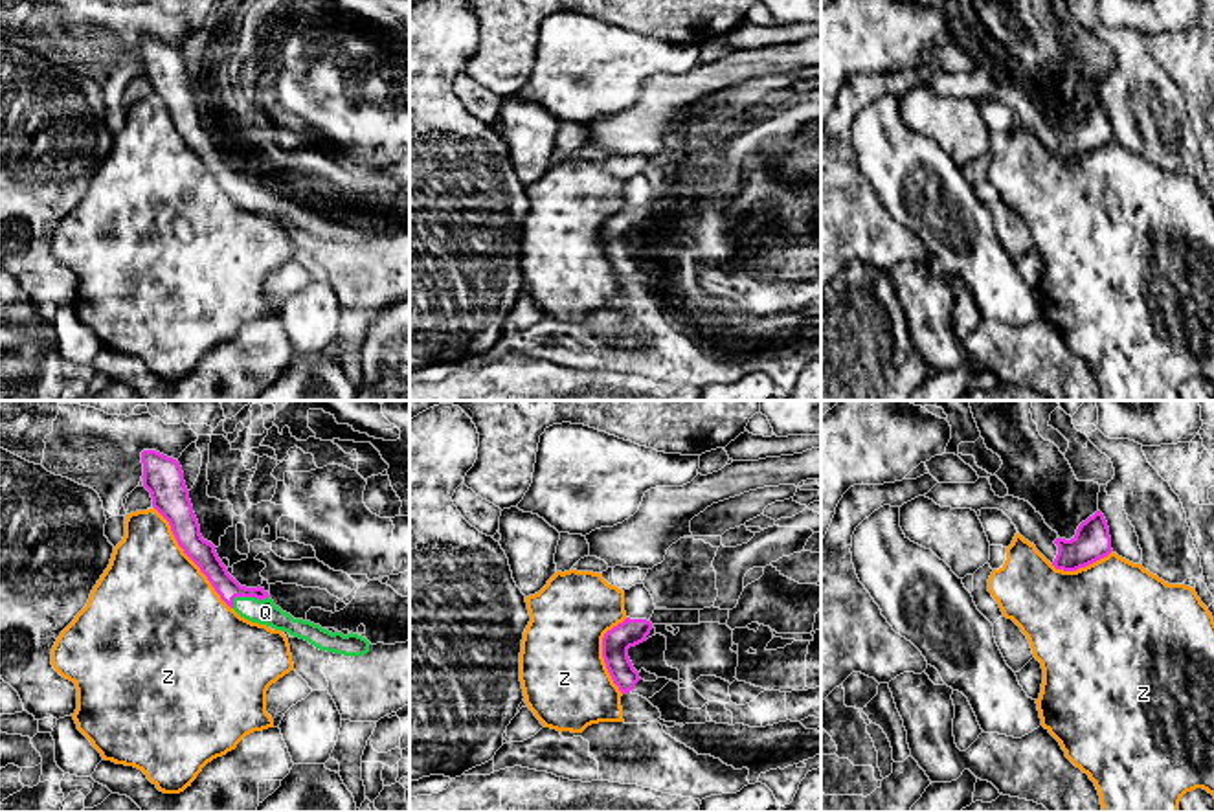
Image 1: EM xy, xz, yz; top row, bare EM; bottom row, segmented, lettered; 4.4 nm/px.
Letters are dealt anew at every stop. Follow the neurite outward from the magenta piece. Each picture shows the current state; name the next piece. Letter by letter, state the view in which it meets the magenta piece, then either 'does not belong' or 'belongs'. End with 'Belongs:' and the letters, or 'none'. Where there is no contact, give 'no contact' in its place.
Q: xy | belongs
Z: xy | does not belong
Belongs: Q

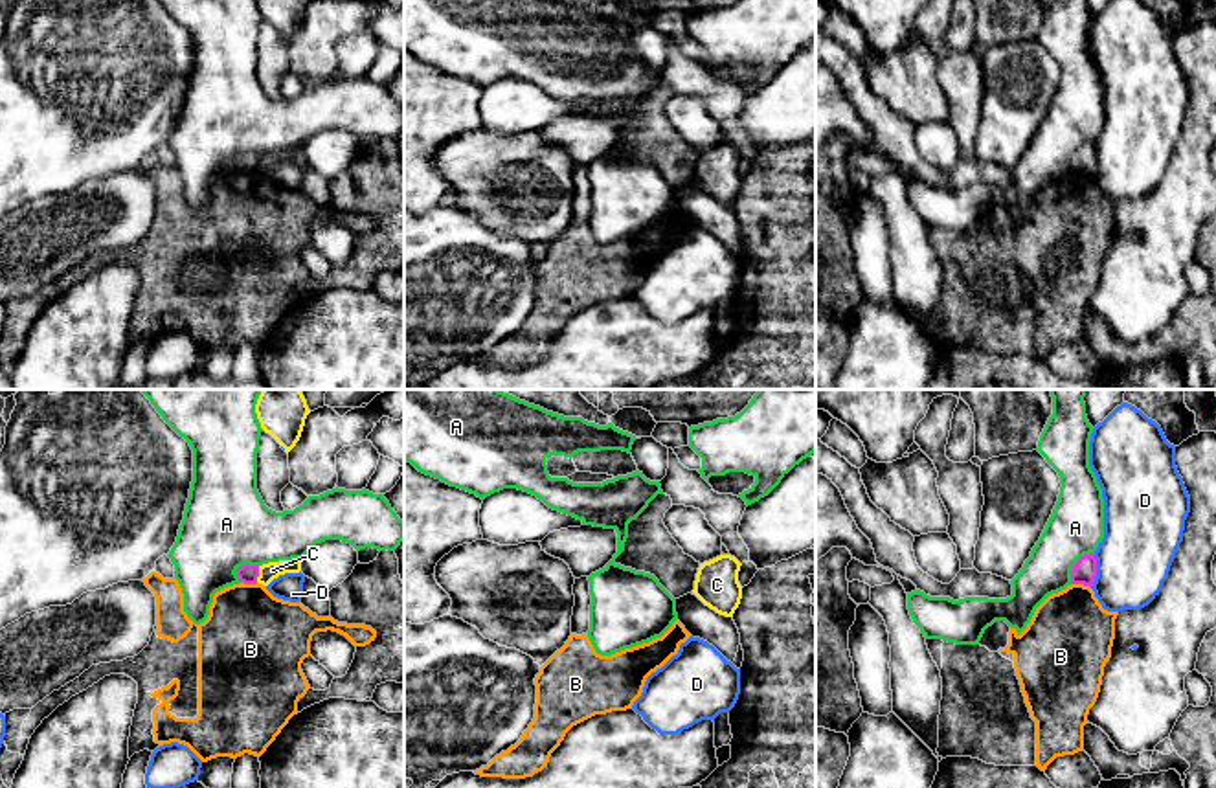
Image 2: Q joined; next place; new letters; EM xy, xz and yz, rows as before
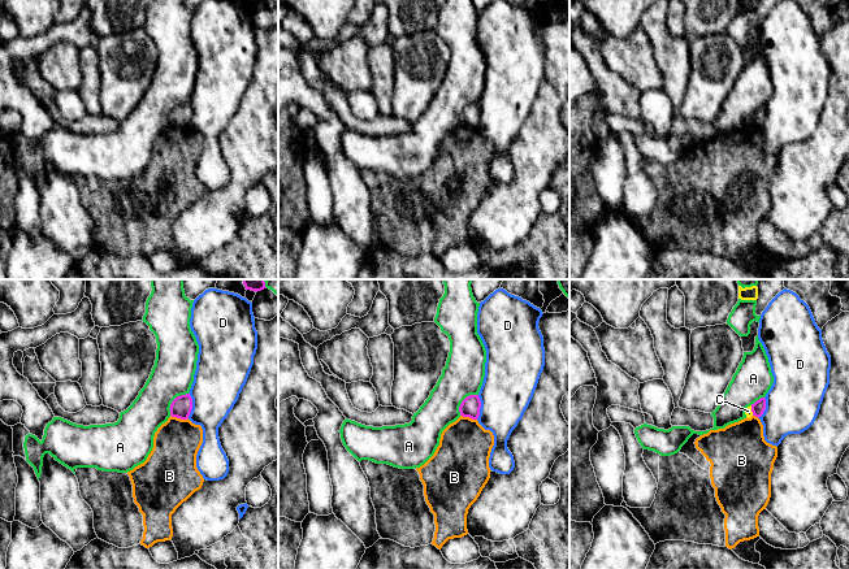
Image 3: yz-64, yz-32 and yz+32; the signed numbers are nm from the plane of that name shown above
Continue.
A: yz | does not belong
B: yz | does not belong
C: xy | does not belong
D: yz | does not belong
Belongs: none

